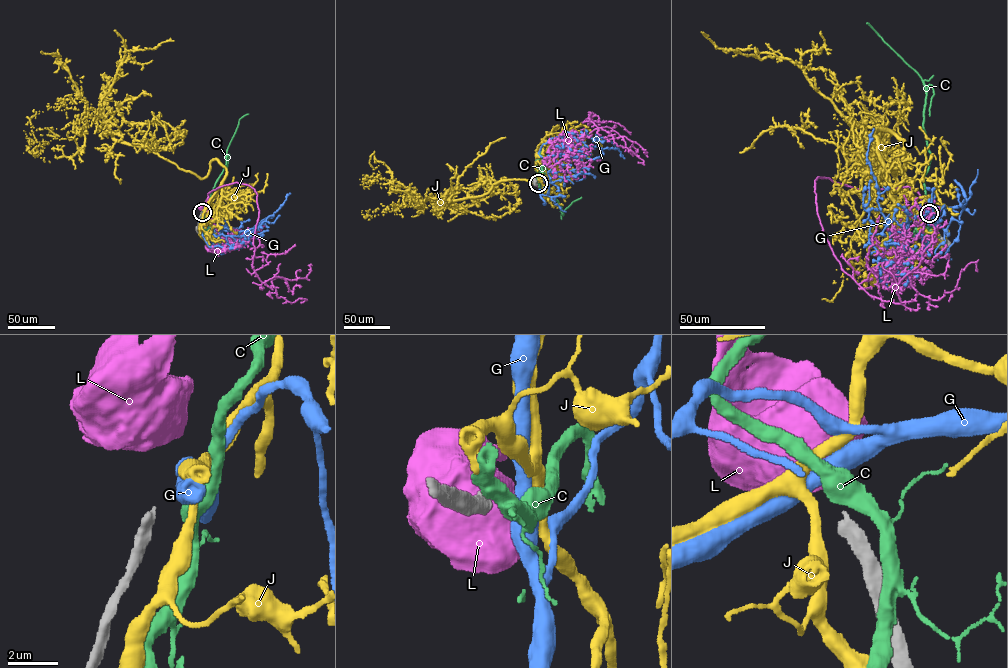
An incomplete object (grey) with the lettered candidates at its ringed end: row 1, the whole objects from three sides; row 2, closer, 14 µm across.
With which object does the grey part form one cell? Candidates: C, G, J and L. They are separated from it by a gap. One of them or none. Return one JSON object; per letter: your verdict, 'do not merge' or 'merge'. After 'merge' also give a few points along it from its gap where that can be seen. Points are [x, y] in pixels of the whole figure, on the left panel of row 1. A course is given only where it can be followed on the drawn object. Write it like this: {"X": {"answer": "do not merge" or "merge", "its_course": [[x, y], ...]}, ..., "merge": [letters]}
{"C": {"answer": "do not merge"}, "G": {"answer": "do not merge"}, "J": {"answer": "do not merge"}, "L": {"answer": "do not merge"}, "merge": []}

